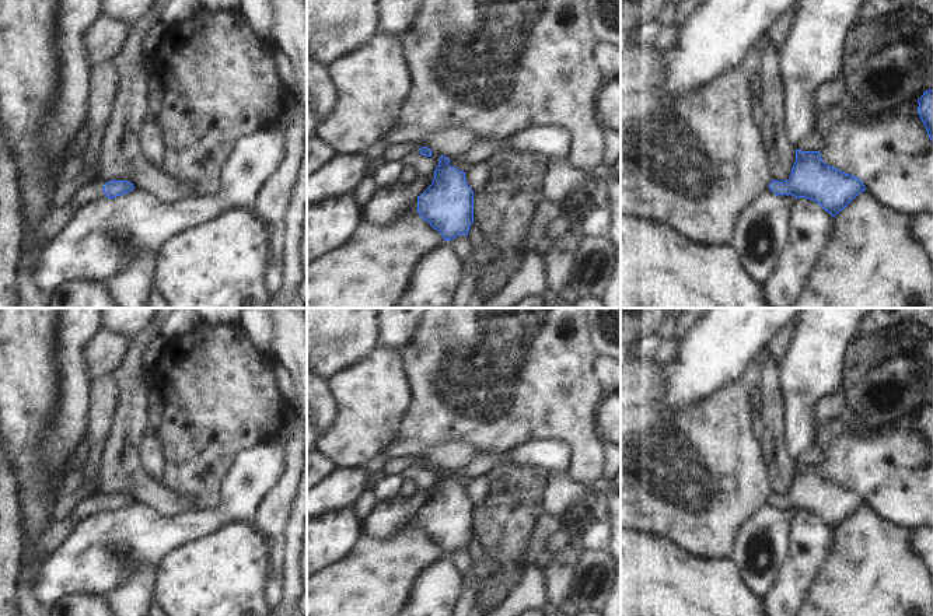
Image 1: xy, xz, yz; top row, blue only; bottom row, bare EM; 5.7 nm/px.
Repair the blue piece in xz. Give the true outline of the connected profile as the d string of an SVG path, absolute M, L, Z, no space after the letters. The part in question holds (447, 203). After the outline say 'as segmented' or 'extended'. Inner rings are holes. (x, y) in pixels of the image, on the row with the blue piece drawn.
M420 140L391 144L382 158L398 162L406 154L422 154L438 160L431 185L417 196L417 213L444 241L468 235L474 223L474 190L465 181L465 172L451 167L450 160L431 151Z; extended

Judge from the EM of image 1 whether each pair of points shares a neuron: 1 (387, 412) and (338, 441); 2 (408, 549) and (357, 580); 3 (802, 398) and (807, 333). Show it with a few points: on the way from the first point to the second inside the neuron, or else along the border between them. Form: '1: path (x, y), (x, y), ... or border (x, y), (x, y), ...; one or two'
1: path (374, 416), (350, 440); one
2: path (395, 562), (374, 580), (370, 580); one
3: path (803, 382), (807, 374), (807, 349); one

